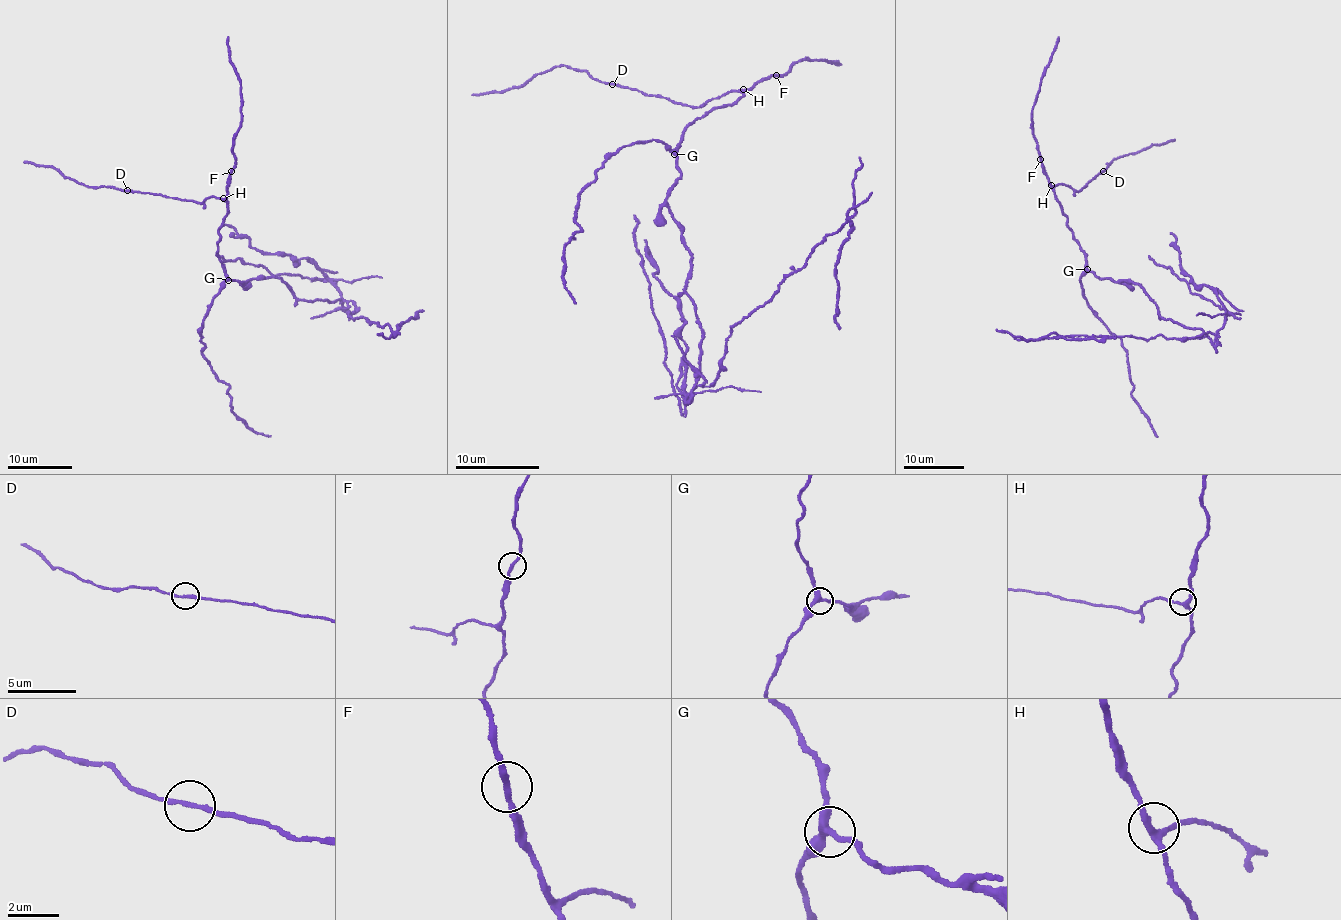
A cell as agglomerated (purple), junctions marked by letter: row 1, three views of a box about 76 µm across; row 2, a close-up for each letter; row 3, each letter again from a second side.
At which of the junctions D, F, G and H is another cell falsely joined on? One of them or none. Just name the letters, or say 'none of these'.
G

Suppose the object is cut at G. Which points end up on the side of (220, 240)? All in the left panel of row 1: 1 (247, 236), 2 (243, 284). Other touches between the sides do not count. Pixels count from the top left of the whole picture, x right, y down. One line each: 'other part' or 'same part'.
1: other part
2: other part

